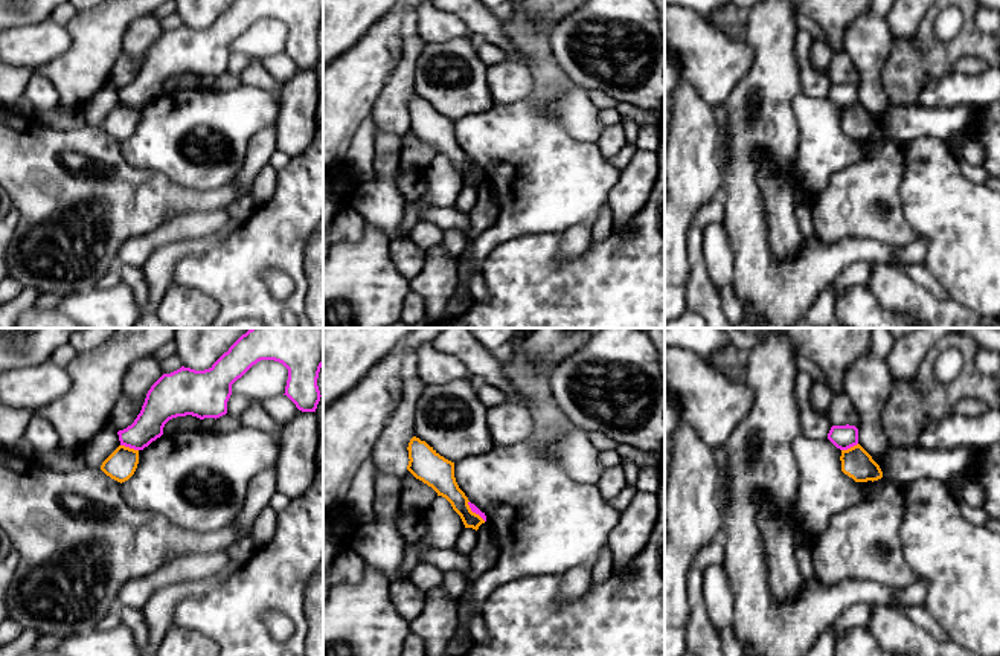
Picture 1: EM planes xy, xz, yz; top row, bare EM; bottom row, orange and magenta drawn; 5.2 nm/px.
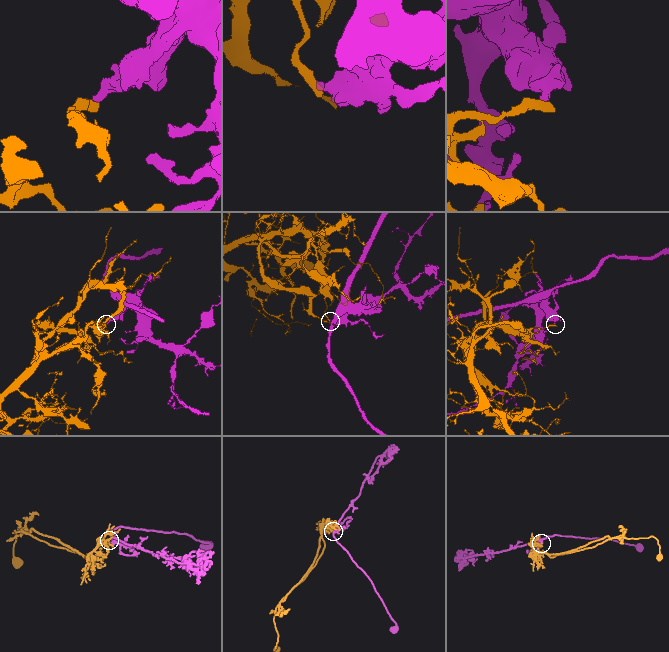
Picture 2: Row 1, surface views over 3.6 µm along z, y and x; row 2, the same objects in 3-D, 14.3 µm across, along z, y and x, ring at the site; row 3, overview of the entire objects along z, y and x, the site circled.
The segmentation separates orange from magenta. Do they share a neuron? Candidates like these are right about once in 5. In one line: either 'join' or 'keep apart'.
keep apart

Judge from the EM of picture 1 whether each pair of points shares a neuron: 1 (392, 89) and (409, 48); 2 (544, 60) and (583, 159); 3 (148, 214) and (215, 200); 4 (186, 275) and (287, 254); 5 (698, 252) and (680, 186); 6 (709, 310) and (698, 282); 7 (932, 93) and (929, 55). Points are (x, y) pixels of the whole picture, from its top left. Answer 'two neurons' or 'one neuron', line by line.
1: one neuron
2: one neuron
3: one neuron
4: one neuron
5: two neurons
6: one neuron
7: two neurons

